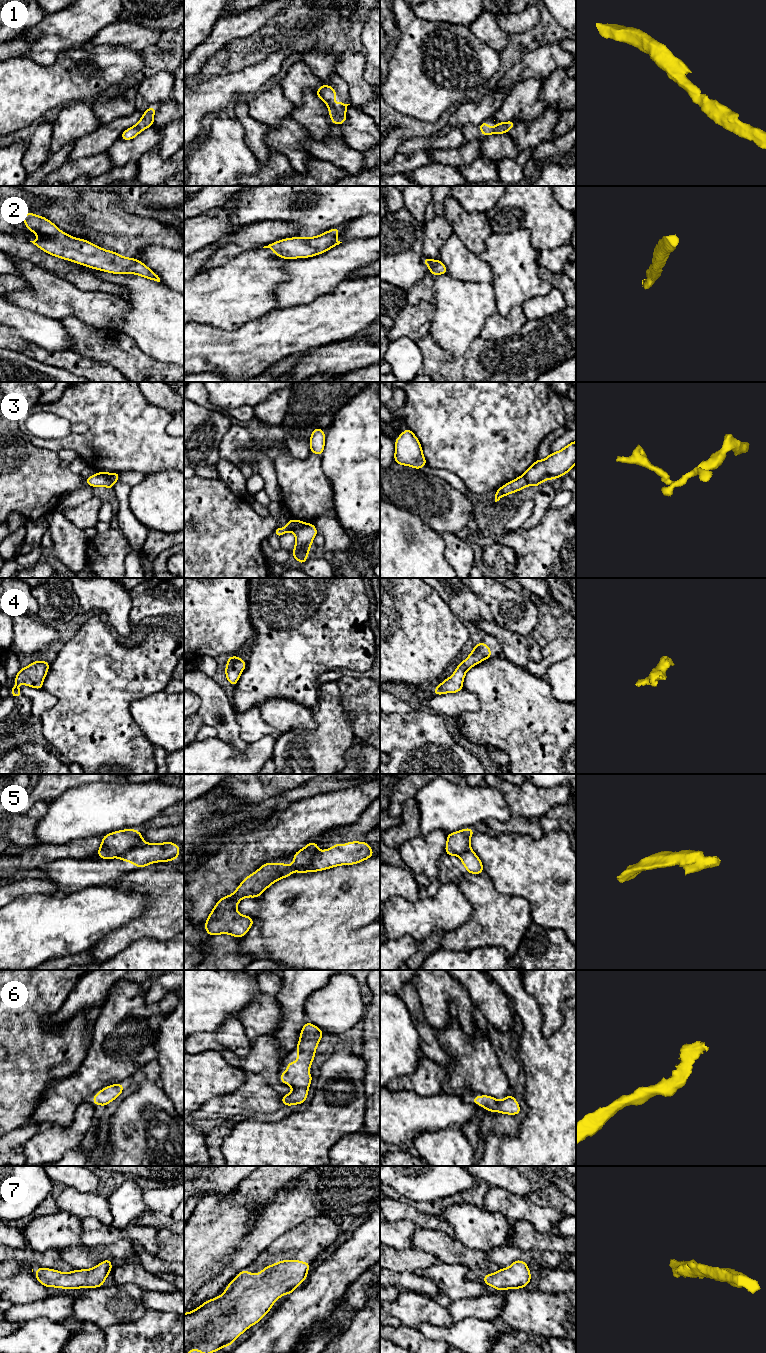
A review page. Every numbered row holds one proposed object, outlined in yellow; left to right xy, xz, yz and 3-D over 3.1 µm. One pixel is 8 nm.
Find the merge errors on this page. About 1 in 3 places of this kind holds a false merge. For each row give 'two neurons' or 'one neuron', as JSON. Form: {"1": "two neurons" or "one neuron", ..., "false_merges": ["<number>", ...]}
{"1": "one neuron", "2": "one neuron", "3": "two neurons", "4": "one neuron", "5": "two neurons", "6": "one neuron", "7": "one neuron", "false_merges": ["3", "5"]}

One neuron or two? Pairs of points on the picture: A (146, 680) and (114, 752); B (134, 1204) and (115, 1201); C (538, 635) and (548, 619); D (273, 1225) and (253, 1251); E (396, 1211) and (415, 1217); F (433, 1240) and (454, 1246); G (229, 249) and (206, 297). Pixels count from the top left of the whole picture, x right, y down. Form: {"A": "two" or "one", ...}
{"A": "one", "B": "one", "C": "one", "D": "one", "E": "one", "F": "one", "G": "two"}

